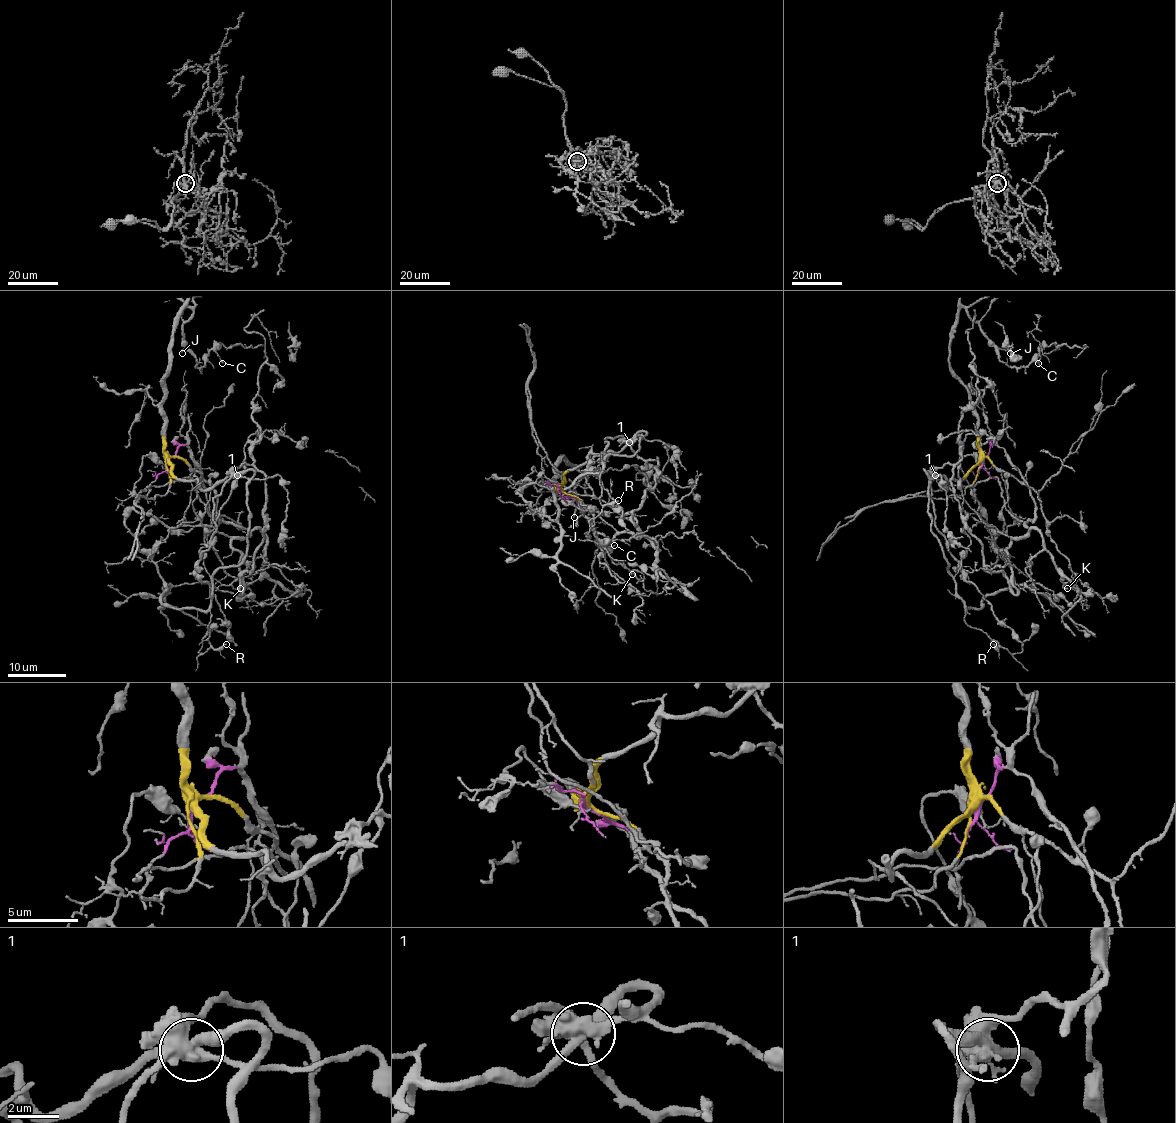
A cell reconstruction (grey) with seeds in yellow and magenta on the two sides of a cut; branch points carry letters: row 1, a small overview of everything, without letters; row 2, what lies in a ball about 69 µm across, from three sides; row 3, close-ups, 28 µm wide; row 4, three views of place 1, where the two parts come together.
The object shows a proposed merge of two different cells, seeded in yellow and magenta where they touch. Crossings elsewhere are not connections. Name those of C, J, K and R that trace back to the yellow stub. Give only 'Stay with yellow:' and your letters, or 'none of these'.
Stay with yellow: C, J, R

